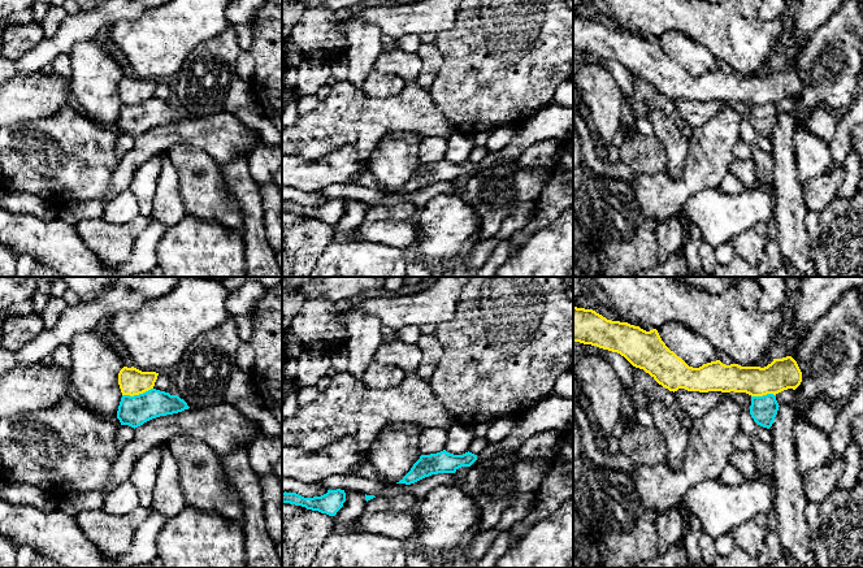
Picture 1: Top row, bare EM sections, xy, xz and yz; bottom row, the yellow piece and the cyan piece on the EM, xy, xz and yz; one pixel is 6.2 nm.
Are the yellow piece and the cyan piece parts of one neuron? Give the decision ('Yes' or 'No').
No

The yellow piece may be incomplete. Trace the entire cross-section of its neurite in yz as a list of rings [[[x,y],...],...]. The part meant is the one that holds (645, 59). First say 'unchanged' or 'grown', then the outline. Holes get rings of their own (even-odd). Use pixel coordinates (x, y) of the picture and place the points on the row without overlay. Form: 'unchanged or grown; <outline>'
unchanged; [[[573,16],[573,52],[574,51],[620,62],[633,75],[643,78],[659,94],[673,101],[678,97],[685,97],[688,100],[699,101],[734,100],[746,101],[751,105],[763,105],[767,103],[776,104],[788,97],[795,99],[802,91],[802,81],[792,65],[773,68],[773,70],[764,77],[741,75],[738,73],[725,74],[720,69],[693,77],[665,55],[656,38],[646,40],[628,31],[607,29],[593,18],[577,16]]]

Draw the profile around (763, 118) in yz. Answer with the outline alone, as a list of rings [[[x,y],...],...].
[[[773,103],[751,105],[750,123],[758,134],[769,138],[775,130],[779,116],[776,104]]]

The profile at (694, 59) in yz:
[[[667,31],[658,38],[665,55],[681,66],[689,75],[699,77],[716,70],[716,58],[706,47],[690,40],[677,31]]]

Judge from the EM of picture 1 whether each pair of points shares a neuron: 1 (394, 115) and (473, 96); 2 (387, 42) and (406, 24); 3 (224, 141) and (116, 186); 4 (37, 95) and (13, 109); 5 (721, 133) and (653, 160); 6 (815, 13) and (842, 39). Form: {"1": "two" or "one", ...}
{"1": "two", "2": "two", "3": "one", "4": "one", "5": "two", "6": "two"}

